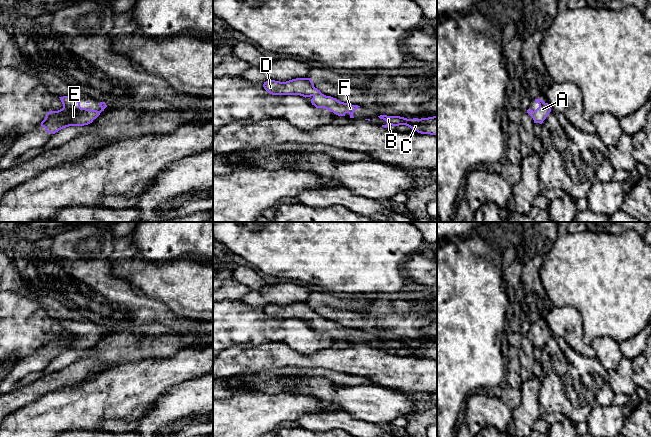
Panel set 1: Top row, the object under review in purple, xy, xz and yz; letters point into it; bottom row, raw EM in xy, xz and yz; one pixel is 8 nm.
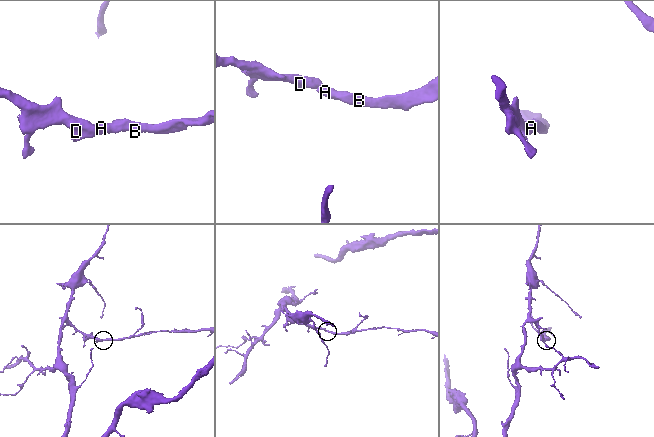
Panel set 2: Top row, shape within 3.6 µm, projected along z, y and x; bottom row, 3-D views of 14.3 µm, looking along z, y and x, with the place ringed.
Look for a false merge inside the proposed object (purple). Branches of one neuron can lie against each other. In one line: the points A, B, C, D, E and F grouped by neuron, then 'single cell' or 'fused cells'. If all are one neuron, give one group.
A B C D E F; single cell

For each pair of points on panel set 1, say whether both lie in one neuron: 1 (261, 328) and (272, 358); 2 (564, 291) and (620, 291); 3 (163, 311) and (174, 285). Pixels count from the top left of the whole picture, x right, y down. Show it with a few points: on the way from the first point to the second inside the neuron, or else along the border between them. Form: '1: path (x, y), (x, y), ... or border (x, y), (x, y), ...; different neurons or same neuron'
1: border (281, 341), (269, 341), (258, 345), (244, 345); different neurons
2: path (578, 291), (606, 291); same neuron
3: border (144, 294), (162, 301), (176, 315), (185, 318); different neurons

